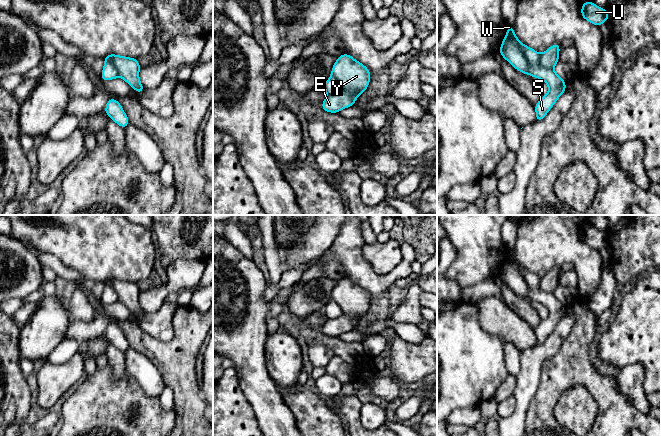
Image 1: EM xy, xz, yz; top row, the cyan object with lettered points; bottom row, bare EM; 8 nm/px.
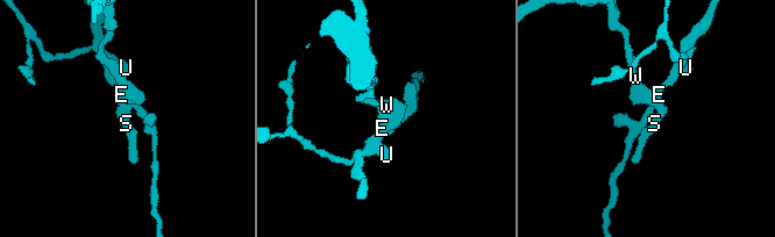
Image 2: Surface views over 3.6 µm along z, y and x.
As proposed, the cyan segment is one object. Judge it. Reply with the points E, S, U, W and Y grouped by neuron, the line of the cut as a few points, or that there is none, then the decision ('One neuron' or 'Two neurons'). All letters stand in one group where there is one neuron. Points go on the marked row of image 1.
Groups: E U Y / S W. Split along yz (506, 35), (516, 41), (528, 63), (529, 74). Two neurons

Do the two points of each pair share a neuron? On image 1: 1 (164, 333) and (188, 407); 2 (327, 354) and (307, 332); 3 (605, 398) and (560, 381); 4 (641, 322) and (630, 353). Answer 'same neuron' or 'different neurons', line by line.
1: different neurons
2: different neurons
3: same neuron
4: same neuron

